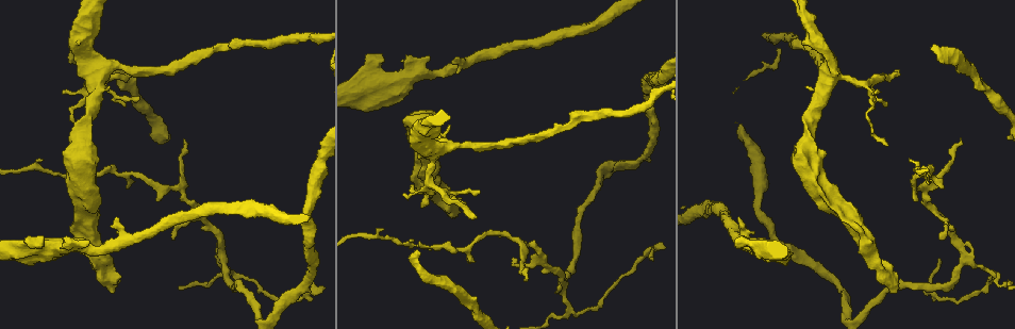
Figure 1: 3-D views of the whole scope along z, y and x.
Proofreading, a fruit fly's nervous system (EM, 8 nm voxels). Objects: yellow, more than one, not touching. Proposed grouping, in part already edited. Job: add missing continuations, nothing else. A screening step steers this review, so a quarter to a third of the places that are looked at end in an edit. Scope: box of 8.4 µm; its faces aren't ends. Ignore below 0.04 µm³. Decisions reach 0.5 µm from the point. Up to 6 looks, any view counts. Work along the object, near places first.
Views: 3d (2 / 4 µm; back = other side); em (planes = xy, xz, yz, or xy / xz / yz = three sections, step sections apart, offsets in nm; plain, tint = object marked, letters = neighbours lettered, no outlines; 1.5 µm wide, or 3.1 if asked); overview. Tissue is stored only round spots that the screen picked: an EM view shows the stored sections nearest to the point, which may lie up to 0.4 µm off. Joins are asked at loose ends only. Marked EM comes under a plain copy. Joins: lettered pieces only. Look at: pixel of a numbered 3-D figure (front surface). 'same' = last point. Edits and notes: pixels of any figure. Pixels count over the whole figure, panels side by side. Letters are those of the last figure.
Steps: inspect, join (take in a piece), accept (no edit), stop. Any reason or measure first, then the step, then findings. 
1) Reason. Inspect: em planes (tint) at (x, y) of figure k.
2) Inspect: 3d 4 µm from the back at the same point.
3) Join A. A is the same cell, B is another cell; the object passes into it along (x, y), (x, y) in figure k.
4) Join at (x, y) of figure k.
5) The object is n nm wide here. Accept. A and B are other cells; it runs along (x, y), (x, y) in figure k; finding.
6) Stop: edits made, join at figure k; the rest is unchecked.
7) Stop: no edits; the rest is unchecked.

Thin end. Inspect: em yz step 8 (tint) at (653, 260) of figure 1.

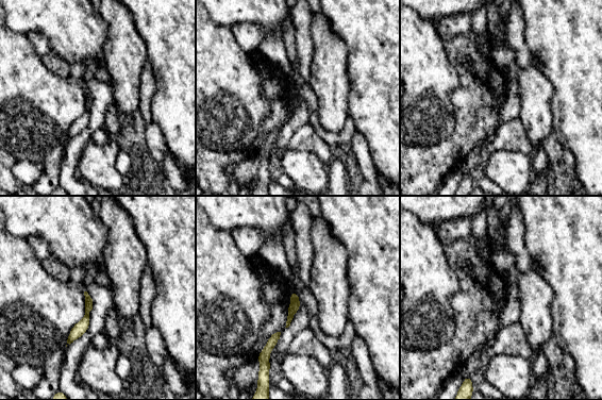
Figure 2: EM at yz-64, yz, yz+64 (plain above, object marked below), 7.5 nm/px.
Inspect: em planes (letters) at the same point.

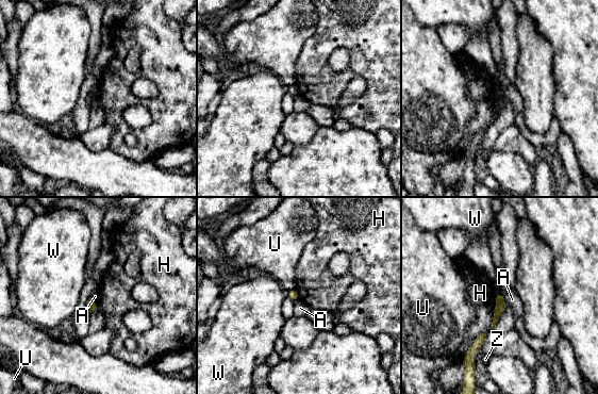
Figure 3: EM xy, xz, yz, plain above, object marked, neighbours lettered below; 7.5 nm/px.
Accept. A, H, U, W and Z are other cells; a border runs along (503, 294), (503, 300), (507, 305) in figure 3; none of them fits.

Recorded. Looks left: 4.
Branch stops here. Inspect: 3d 2 µm at (889, 291) of figure 1.

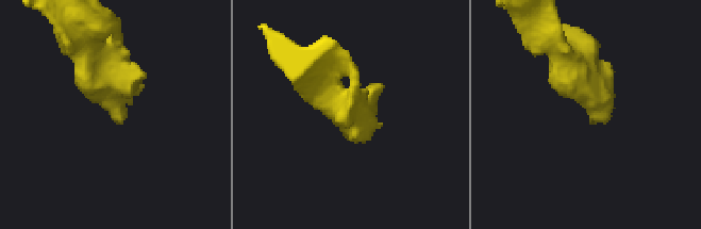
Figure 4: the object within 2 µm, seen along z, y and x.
Shape alone is not enough. Inspect: em xz step 4 (letters) at (590, 119) of figure 4.

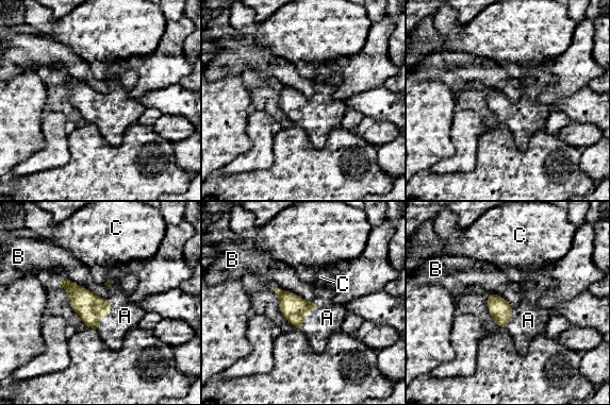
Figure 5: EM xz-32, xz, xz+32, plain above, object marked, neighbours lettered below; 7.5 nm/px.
The longest contact is with B, 320 nm. Join at (125, 316) of figure 5. A is the same cell, B and C are other cells; the object passes into it along (91, 308), (108, 314), (125, 316) in figure 5; the cell continues.

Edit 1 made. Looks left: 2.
Branch stops here. Inspect: 3d 4 µm at (379, 53) of figure 1.

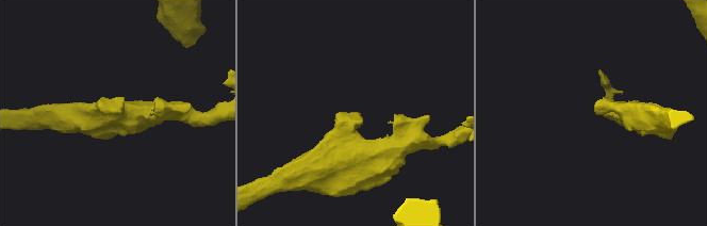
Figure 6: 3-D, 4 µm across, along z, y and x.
Now the EM. Inspect: em xz step 4 (letters) at (597, 112) of figure 6.

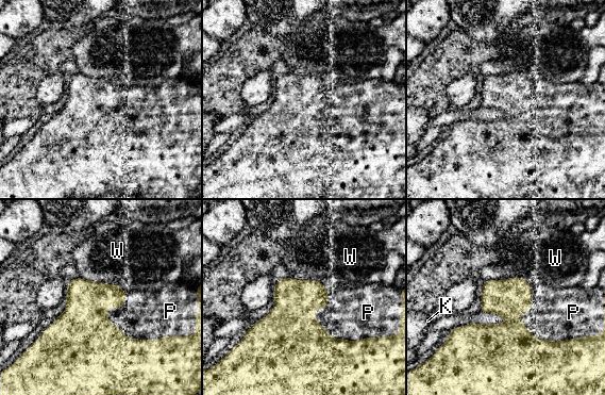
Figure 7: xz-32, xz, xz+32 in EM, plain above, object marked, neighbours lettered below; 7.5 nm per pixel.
Join at (141, 317) of figure 7. P is the same cell, K and W are other cells; the object passes into it along (83, 342), (108, 321), (141, 317) in figure 7; it goes on there.

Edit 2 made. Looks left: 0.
Stop: edits made, join at figure 5, join at figure 7; the rest is unchecked.

